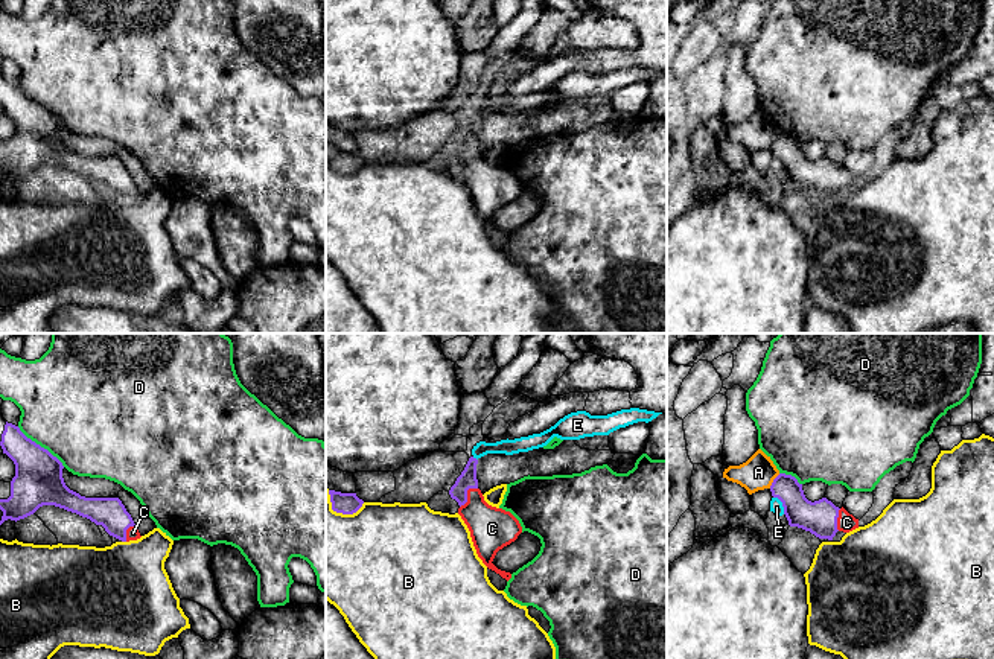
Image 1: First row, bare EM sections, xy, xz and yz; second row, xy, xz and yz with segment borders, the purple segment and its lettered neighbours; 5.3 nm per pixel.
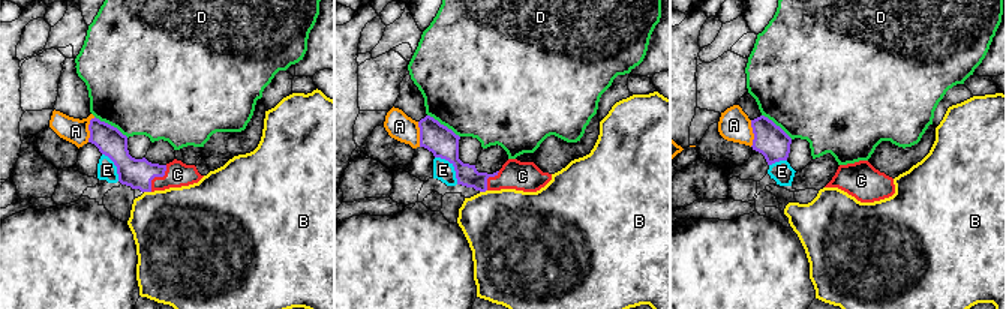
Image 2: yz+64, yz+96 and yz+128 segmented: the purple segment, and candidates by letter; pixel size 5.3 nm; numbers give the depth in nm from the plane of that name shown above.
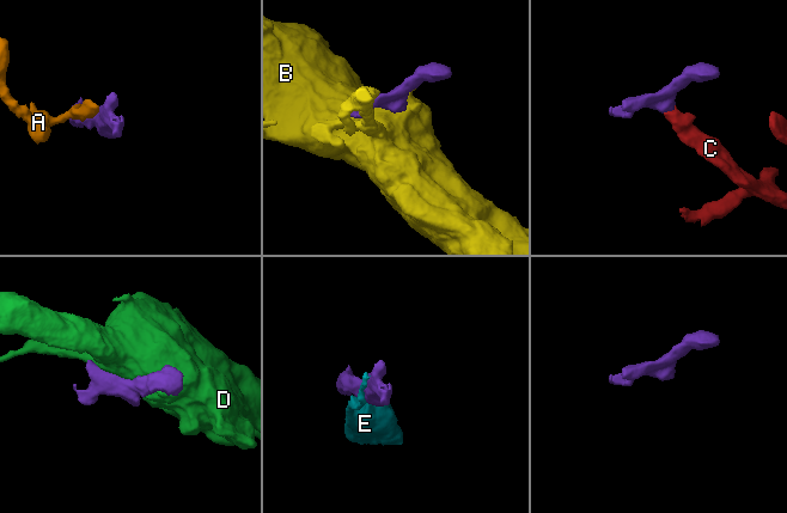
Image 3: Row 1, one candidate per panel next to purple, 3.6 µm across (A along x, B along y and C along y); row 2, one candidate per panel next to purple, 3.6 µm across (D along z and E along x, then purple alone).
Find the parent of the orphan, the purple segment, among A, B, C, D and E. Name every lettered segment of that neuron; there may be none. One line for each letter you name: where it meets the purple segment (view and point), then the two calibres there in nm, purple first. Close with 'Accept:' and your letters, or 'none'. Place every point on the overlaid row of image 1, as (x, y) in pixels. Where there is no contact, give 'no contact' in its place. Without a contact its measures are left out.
C: contact xz (466, 495); calibres 100 and 220 nm
Accept: C

